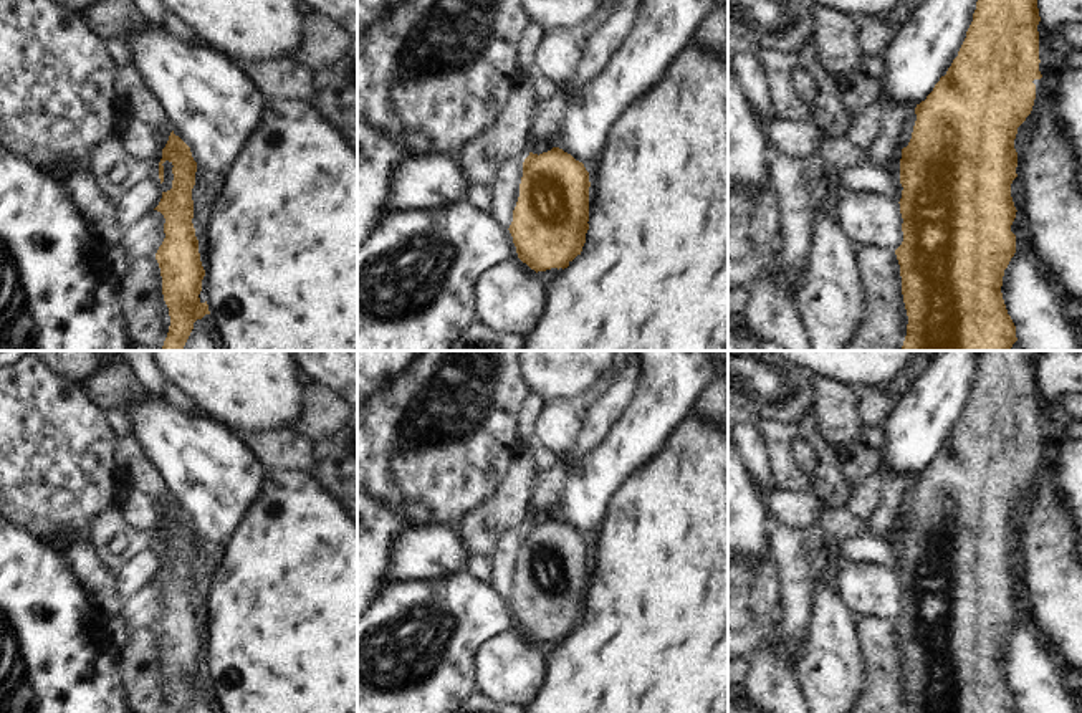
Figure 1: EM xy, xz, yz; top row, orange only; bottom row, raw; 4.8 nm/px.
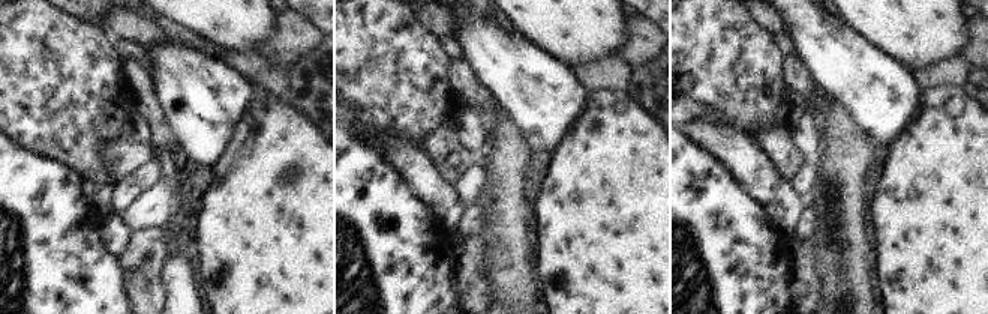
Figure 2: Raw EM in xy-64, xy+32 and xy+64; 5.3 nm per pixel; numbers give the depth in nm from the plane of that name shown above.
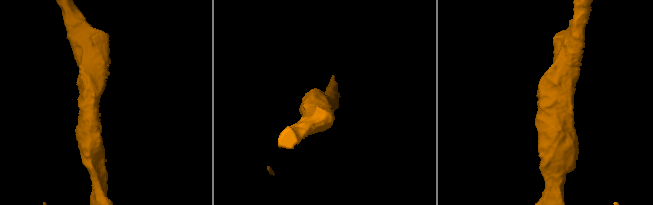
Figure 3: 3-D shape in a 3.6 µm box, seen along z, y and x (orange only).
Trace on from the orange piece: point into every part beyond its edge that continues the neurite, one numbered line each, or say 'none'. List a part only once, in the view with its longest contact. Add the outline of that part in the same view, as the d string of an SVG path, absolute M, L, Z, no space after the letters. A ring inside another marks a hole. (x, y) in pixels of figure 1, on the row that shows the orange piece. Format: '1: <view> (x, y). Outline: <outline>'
none

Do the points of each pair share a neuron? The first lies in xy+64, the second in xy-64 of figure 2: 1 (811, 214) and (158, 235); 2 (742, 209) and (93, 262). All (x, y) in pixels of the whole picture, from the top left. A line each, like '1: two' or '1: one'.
1: two
2: one

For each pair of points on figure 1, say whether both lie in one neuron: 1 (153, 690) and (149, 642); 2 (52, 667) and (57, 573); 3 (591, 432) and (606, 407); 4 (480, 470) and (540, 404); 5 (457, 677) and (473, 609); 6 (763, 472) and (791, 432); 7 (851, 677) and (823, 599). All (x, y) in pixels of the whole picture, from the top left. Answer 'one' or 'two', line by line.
1: one
2: one
3: one
4: two
5: one
6: two
7: one

